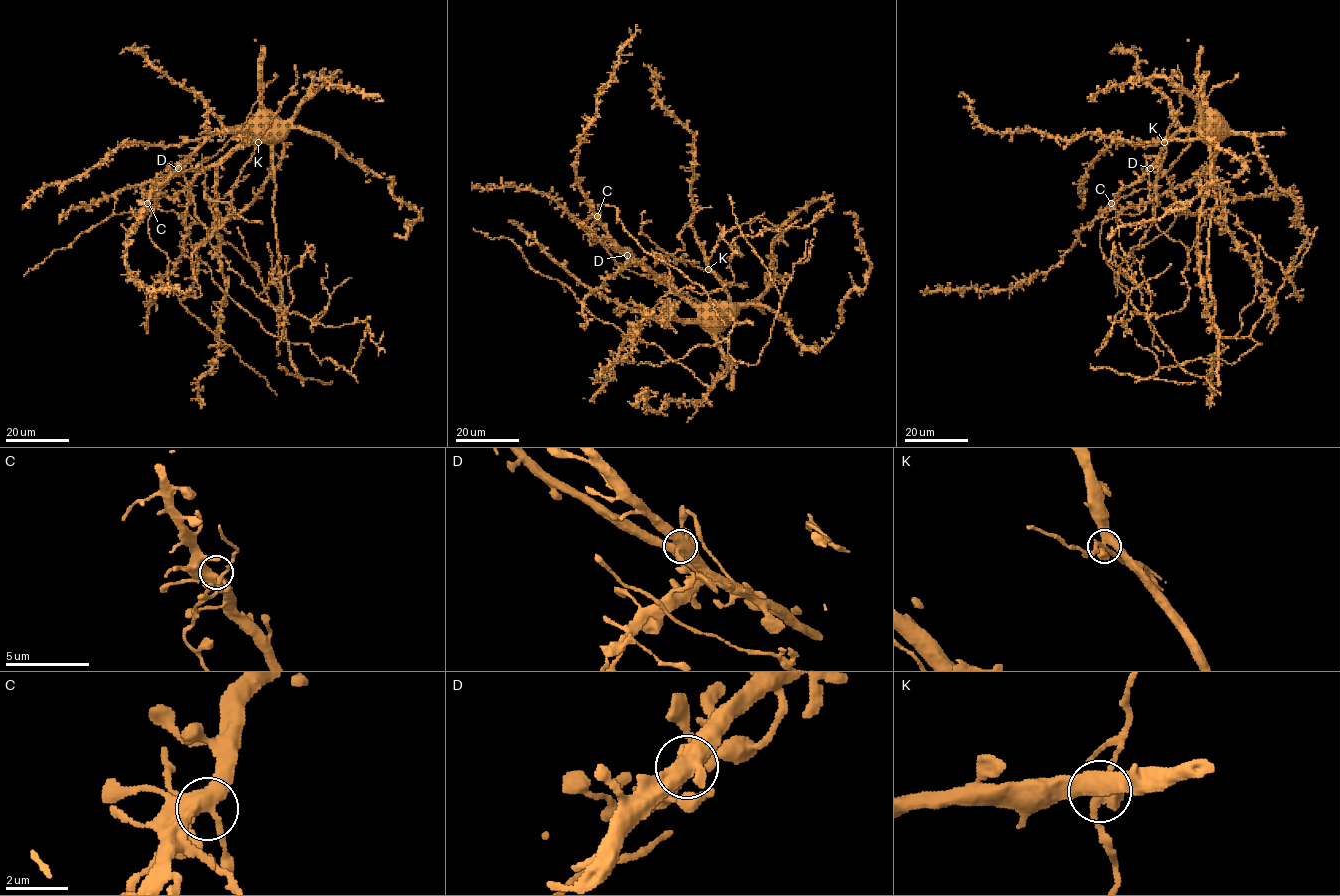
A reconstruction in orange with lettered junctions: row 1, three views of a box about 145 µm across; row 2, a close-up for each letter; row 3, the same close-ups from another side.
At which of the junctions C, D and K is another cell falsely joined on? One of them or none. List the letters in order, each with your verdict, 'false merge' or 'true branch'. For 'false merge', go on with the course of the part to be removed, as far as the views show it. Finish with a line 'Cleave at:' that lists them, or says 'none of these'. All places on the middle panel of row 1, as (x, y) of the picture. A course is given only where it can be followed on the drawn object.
C: true branch
D: true branch
K: false merge; foreign part runs (707, 269), (658, 255), (669, 292), (701, 294), (734, 281), (739, 236), (803, 228), (827, 207), (832, 213)
Cleave at: K

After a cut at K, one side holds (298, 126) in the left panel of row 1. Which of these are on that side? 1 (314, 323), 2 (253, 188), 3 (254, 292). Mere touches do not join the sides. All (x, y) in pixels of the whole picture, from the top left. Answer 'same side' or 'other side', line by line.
1: other side
2: same side
3: other side

